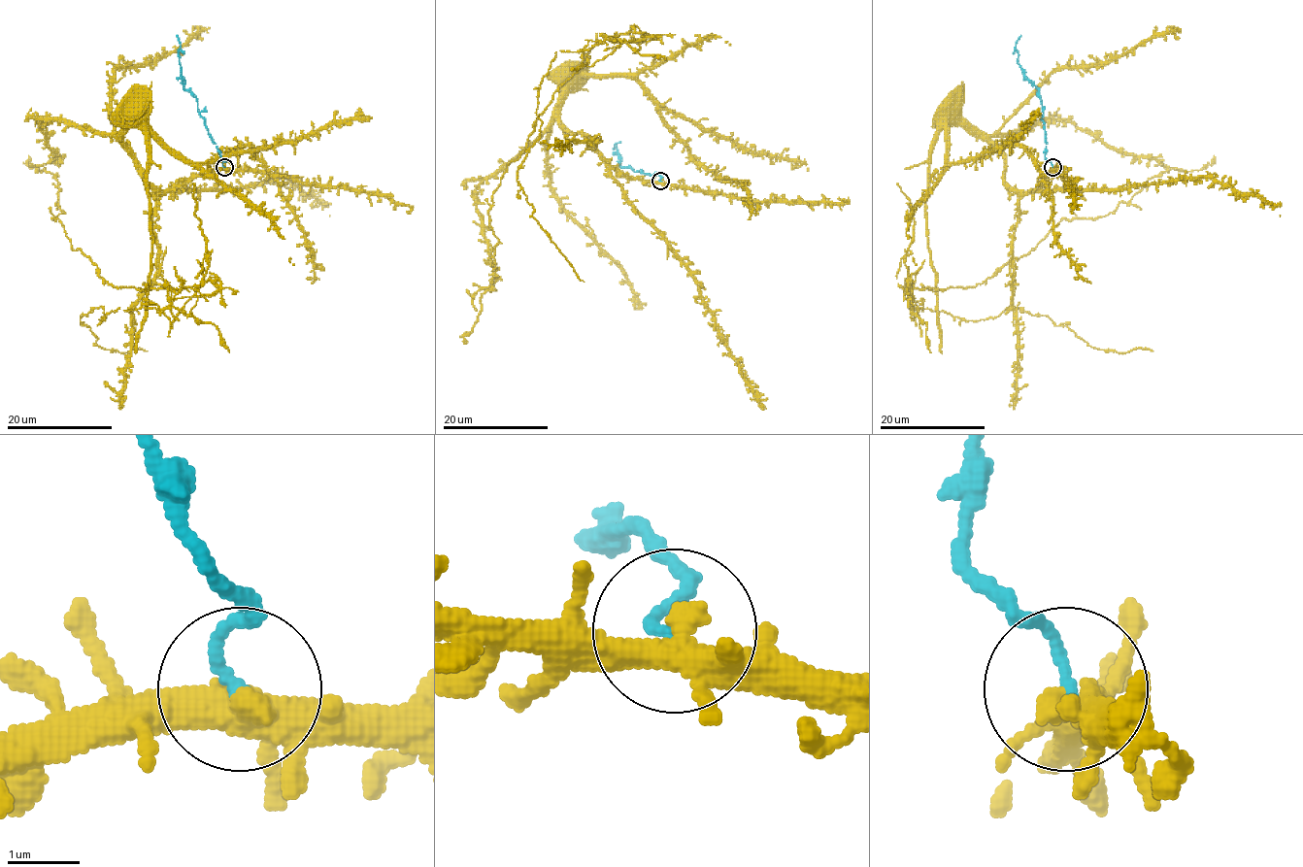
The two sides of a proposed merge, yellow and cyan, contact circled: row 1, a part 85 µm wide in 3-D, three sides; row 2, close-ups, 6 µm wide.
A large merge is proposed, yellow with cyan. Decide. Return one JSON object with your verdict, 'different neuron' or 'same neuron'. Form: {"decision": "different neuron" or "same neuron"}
{"decision": "different neuron"}

